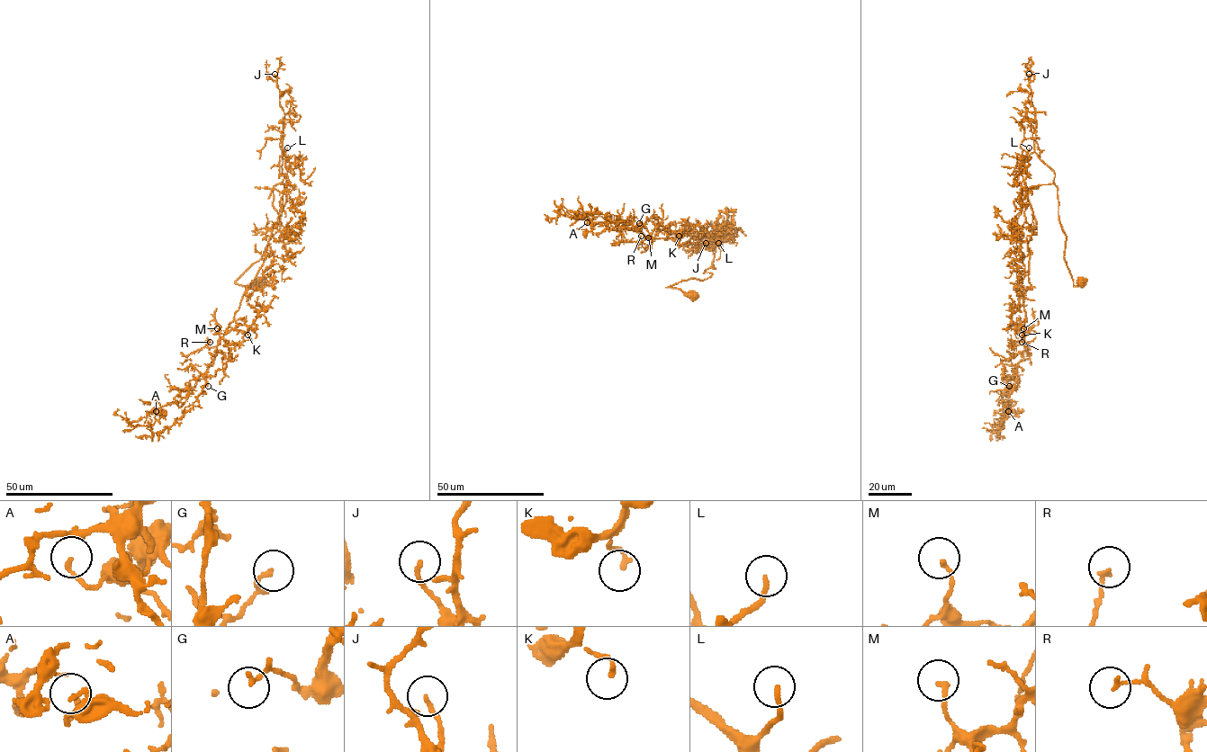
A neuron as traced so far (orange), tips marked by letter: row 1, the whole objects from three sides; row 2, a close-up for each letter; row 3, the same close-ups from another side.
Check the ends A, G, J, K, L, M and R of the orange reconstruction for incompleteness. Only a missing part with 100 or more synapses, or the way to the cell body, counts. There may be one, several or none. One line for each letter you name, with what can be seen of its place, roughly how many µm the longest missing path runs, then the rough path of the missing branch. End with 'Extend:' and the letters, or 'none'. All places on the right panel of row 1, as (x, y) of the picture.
L: (1029, 147) | 15 µm | (1029, 147), (1025, 146), (1032, 140), (1036, 145)
Extend: L

